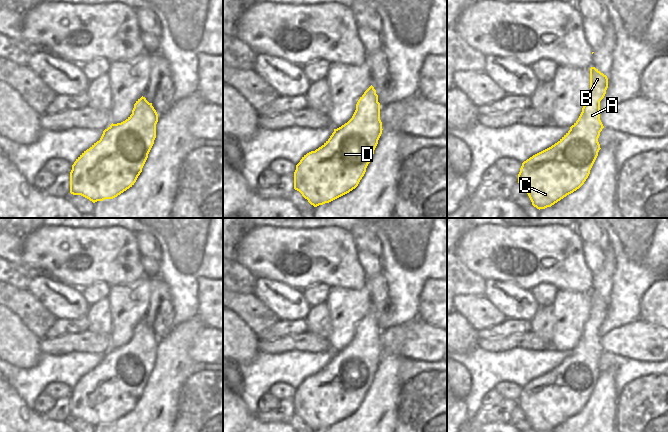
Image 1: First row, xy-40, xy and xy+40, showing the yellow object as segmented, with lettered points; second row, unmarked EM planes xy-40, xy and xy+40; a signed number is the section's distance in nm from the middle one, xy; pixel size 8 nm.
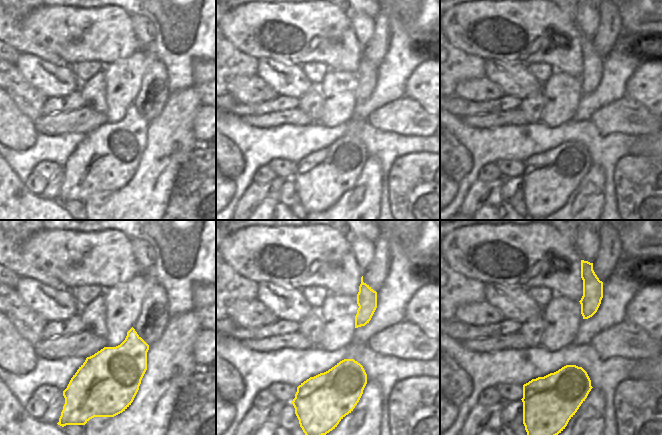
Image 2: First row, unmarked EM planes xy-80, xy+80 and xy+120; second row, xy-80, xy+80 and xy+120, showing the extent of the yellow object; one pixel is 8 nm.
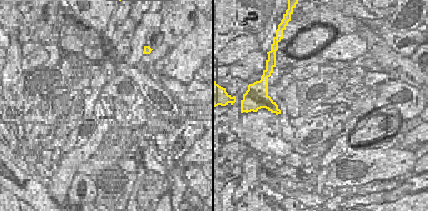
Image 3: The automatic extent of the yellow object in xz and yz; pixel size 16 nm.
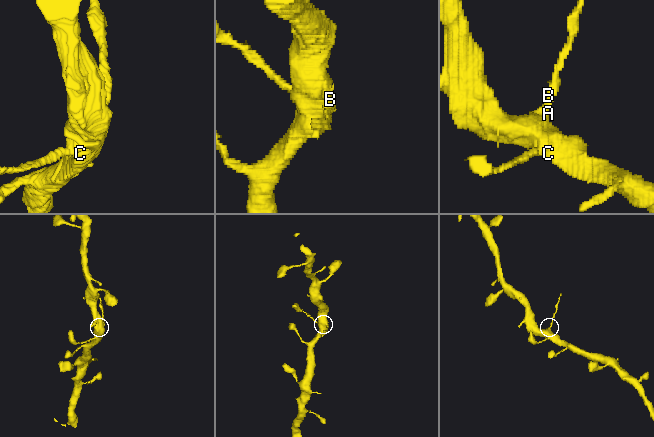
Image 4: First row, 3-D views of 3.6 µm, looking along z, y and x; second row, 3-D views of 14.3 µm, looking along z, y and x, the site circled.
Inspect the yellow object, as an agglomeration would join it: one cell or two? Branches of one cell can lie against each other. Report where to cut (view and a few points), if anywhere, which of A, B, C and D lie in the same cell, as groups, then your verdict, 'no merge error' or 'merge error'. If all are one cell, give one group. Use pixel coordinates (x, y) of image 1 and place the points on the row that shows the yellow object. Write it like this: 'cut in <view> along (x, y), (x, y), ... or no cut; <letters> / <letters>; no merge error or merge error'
cut in xy+40 along (588, 94), (593, 99), (599, 101); A C D / B; merge error

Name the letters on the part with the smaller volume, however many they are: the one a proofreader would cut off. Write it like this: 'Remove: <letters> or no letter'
Remove: B

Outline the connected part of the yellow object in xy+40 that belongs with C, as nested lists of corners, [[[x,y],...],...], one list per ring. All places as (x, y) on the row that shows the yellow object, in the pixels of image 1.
[[[588,95],[578,120],[570,130],[557,143],[522,163],[518,183],[524,188],[534,207],[539,210],[551,207],[584,184],[601,149],[598,138],[604,126],[600,113],[600,101],[593,100]]]

